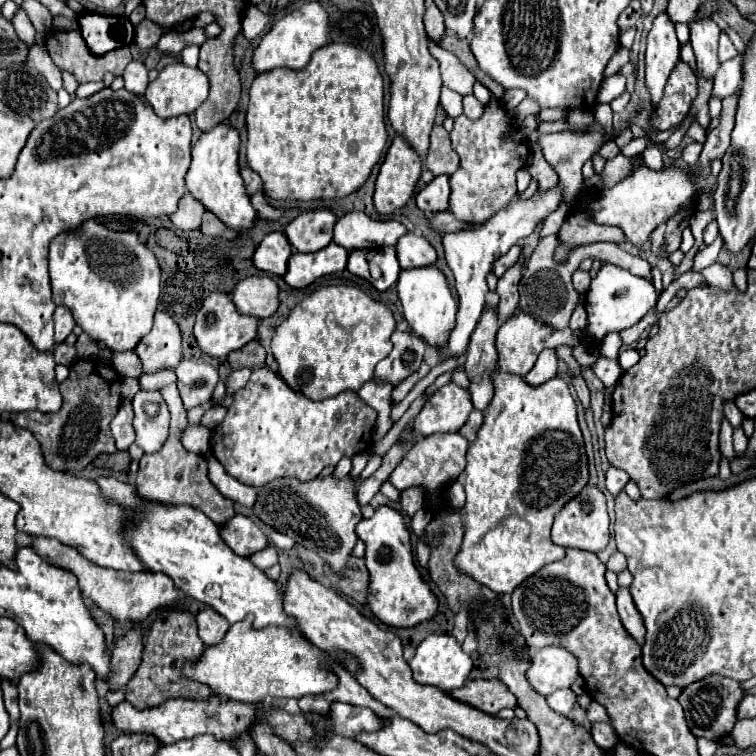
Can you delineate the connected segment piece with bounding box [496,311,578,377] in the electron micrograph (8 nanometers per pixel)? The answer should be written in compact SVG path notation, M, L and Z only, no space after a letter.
M524 311L514 313L510 319L506 319L498 333L496 333L496 351L498 351L498 369L504 373L514 373L514 375L526 375L534 363L538 353L544 347L560 347L560 345L576 345L578 337L572 333L570 327L566 329L554 329L550 325L544 325L536 319L532 319L530 315L526 315Z

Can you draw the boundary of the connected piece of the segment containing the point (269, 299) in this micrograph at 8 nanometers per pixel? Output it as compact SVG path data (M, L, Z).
M268 275L246 277L236 285L232 301L242 315L266 319L278 309L278 285Z

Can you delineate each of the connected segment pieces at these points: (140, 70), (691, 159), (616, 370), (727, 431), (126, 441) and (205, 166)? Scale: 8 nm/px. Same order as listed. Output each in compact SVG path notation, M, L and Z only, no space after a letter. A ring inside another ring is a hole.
M130 61L122 73L124 77L124 89L134 93L134 95L142 95L146 91L148 85L148 73L142 61Z
M694 141L694 143L690 143L690 145L686 145L686 147L684 147L682 157L684 157L684 161L686 161L688 165L694 165L694 163L696 163L696 159L700 157L700 151L702 151L702 145Z
M598 355L596 363L594 363L590 369L592 369L592 371L594 371L594 375L604 383L604 387L606 387L606 389L614 387L614 385L616 385L616 381L620 379L620 375L622 375L622 369L620 369L618 361L606 359L604 355Z
M726 419L722 421L722 429L720 429L720 451L722 451L722 457L728 461L736 457L734 447L732 447L732 427Z
M123 400L118 415L110 423L111 433L114 435L116 447L120 451L126 451L134 443L134 427L132 427L134 412L130 403L131 401ZM124 403L127 404L124 405Z
M220 123L212 131L202 133L192 147L192 165L186 173L186 189L204 205L206 211L214 213L226 227L232 227L236 233L244 233L254 227L256 211L244 191L244 183L238 171L238 149L238 131L226 123Z

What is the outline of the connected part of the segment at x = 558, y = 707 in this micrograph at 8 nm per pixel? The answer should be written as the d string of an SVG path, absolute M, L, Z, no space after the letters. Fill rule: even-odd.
M560 689L560 691L554 691L552 695L546 697L548 699L548 705L560 713L560 715L568 715L576 703L576 695L570 691L570 689Z

